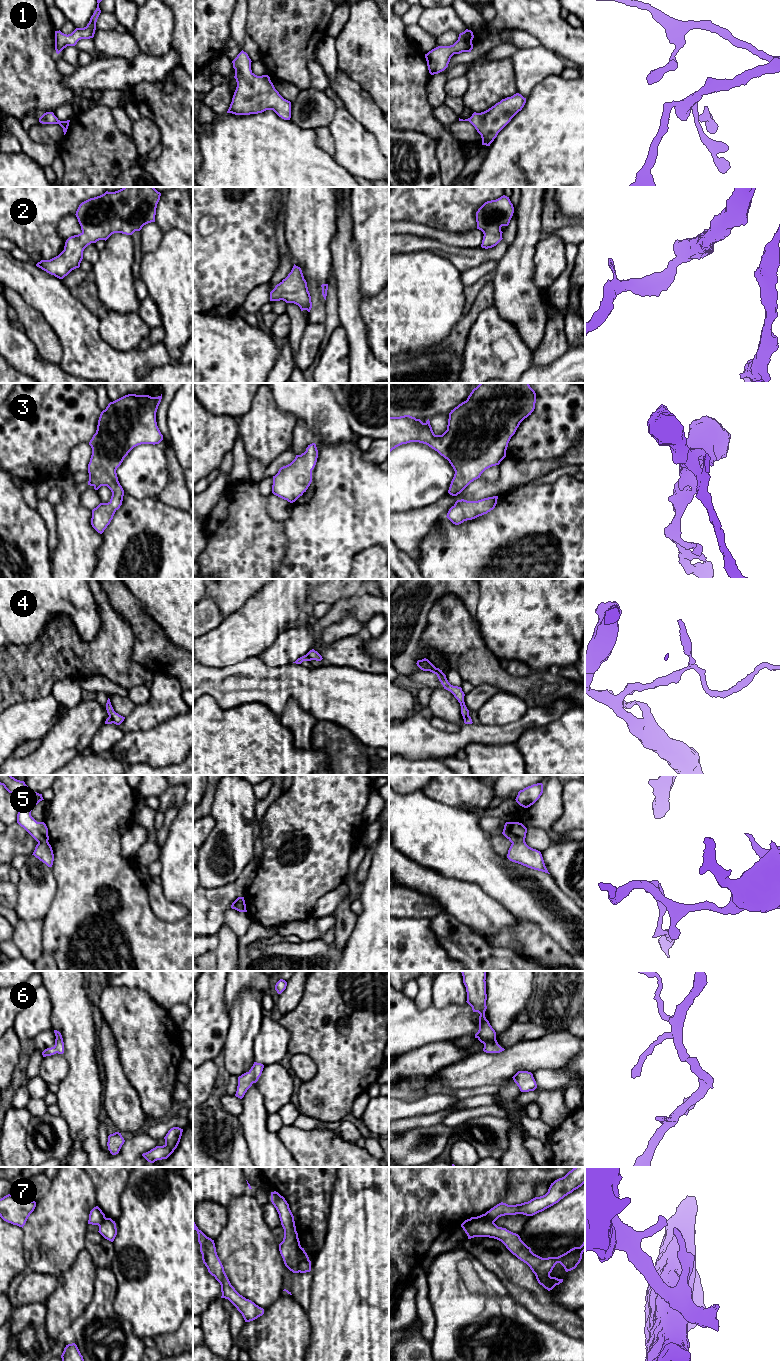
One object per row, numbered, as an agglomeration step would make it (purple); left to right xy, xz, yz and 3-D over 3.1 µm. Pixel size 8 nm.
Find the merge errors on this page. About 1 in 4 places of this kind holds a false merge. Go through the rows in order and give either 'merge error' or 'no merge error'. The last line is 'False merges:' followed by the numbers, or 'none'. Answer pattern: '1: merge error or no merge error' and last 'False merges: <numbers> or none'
1: no merge error
2: no merge error
3: no merge error
4: merge error
5: merge error
6: no merge error
7: merge error
False merges: 4, 5, 7

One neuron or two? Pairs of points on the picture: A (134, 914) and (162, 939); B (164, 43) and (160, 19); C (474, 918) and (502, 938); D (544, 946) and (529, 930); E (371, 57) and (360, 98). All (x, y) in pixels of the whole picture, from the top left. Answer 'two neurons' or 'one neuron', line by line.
A: one neuron
B: one neuron
C: two neurons
D: one neuron
E: two neurons

